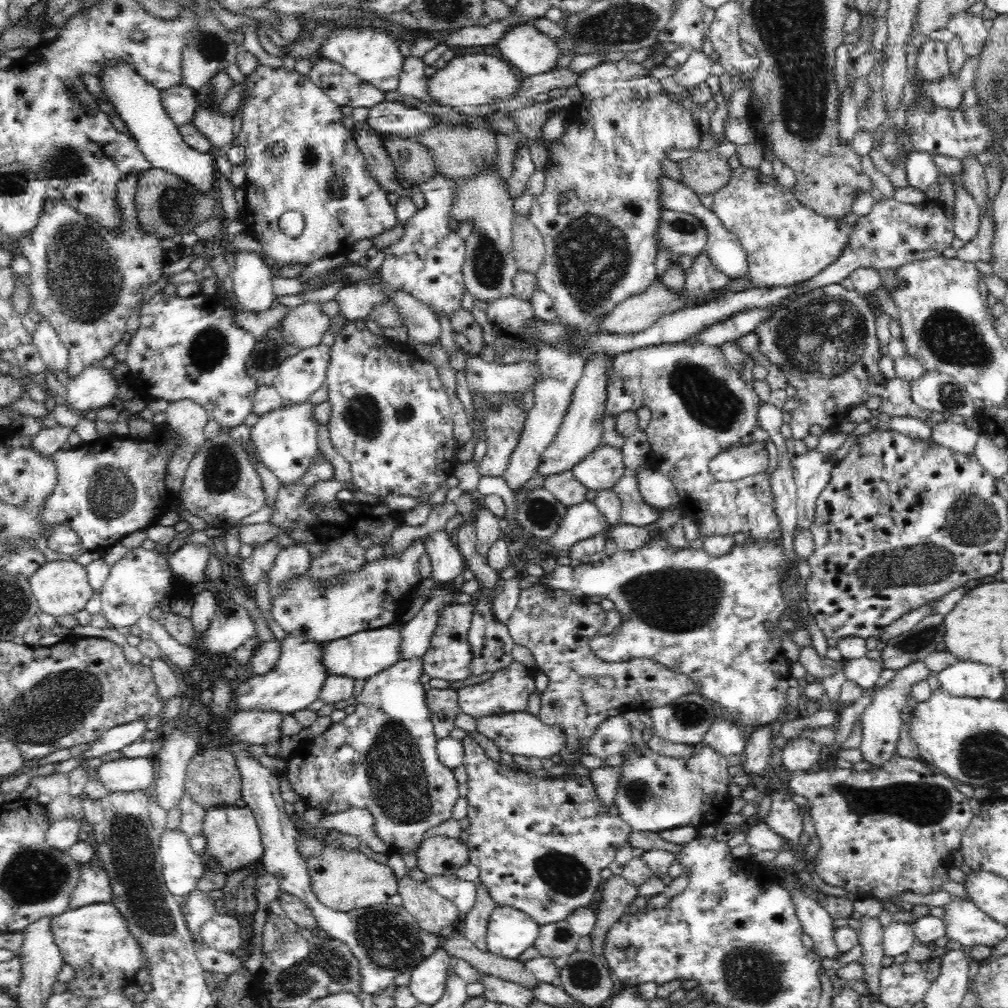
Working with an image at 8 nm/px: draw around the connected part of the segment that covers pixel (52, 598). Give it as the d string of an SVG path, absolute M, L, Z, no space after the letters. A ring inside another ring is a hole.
M76 561L48 562L36 570L29 578L29 583L37 598L40 612L45 612L56 618L66 616L66 614L75 615L84 610L86 603L95 593L87 577L87 568Z

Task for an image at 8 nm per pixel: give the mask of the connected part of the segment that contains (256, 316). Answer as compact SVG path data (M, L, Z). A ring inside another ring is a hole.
M279 305L259 313L238 311L235 312L234 323L242 330L250 332L257 342L263 339L268 329L276 327L290 311L289 307Z

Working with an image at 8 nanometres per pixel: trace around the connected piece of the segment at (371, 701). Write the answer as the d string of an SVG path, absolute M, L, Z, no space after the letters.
M400 659L365 680L363 690L355 697L354 712L342 721L331 723L319 736L300 742L287 759L285 774L290 788L303 800L301 808L320 809L328 814L340 814L350 808L370 810L376 835L400 854L417 854L424 833L452 819L453 808L461 798L458 780L453 770L440 763L435 748L436 735L427 707L426 690L420 681L424 674L424 659Z

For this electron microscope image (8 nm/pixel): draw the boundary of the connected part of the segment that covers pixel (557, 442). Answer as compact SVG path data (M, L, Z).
M598 356L584 367L582 376L573 392L570 407L564 416L560 430L550 446L542 453L542 460L538 464L538 475L546 477L558 474L563 470L573 470L585 456L594 452L602 442L604 434L603 419L605 418L605 404L607 400L608 368L613 364L612 356Z

